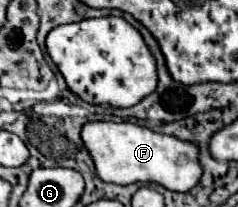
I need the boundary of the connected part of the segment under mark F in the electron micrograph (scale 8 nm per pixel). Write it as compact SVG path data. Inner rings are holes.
M89 121L81 129L81 139L95 163L95 173L105 183L159 183L171 191L189 191L201 177L197 147L177 137L155 133L147 127L123 121Z

